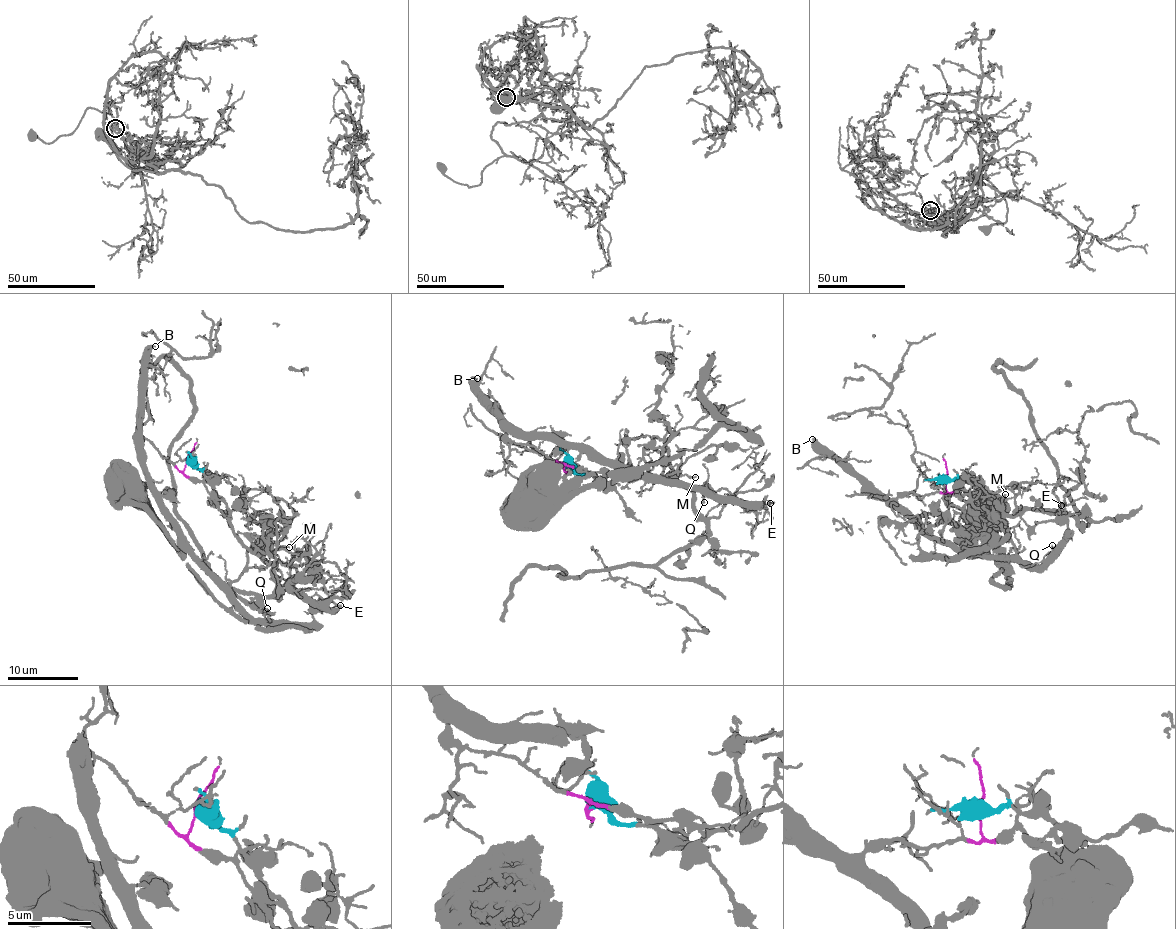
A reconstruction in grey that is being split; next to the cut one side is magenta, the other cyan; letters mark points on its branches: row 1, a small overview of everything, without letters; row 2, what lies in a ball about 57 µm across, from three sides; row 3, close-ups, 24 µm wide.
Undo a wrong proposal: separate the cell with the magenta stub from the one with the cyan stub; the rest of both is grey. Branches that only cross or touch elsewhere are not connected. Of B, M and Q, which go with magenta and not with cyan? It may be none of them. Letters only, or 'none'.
B, Q

